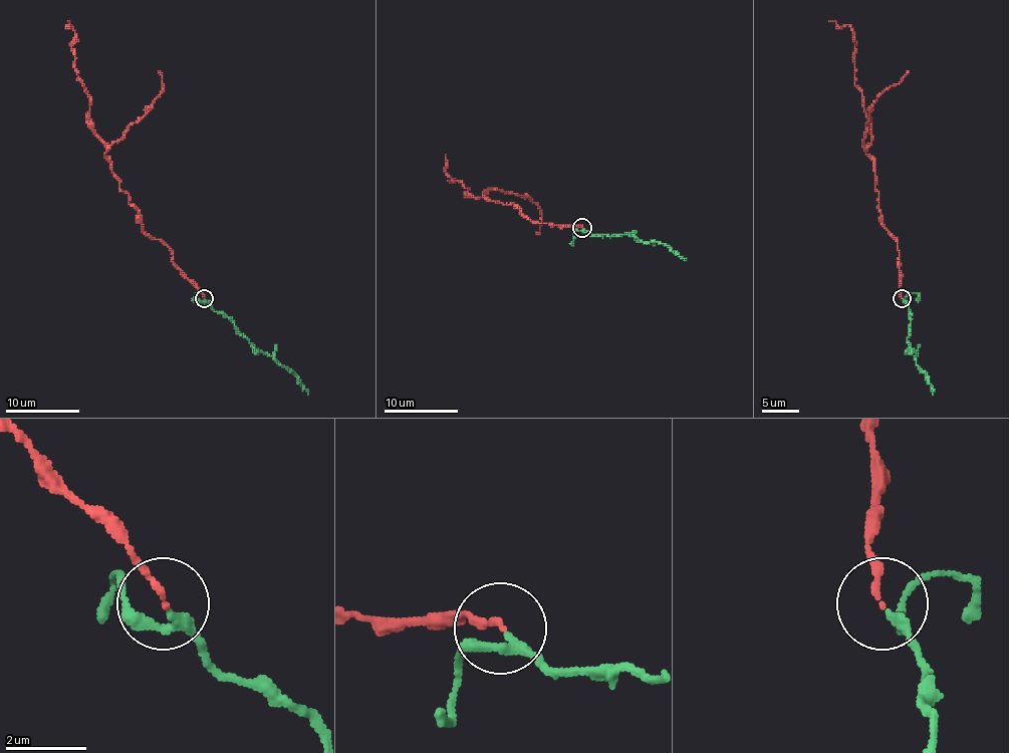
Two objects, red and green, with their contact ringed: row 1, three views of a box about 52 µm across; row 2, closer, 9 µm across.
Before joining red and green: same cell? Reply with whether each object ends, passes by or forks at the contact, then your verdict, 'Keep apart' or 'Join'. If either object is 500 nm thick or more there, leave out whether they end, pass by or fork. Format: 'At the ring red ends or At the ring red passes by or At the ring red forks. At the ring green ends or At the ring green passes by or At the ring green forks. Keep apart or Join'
At the ring red ends. At the ring green passes by. Join

